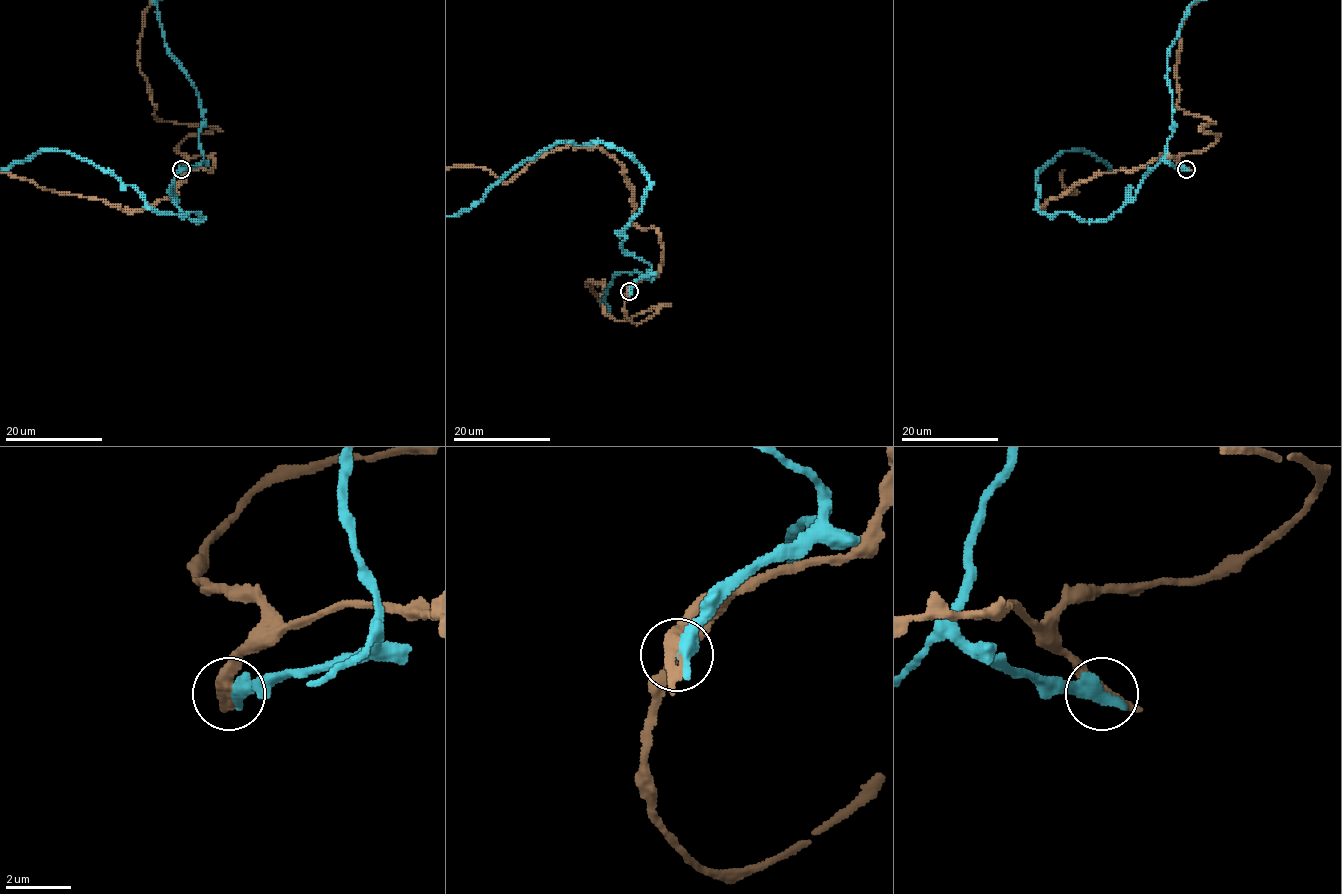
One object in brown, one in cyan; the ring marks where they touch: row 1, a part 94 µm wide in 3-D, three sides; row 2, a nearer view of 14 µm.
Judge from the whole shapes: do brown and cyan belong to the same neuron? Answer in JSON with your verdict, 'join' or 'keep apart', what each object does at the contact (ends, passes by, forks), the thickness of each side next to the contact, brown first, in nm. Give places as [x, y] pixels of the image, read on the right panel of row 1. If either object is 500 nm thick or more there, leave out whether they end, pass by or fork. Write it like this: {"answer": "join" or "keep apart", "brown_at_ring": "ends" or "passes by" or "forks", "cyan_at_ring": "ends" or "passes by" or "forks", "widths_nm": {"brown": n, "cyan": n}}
{"answer": "keep apart", "widths_nm": {"brown": 360, "cyan": 550}}

